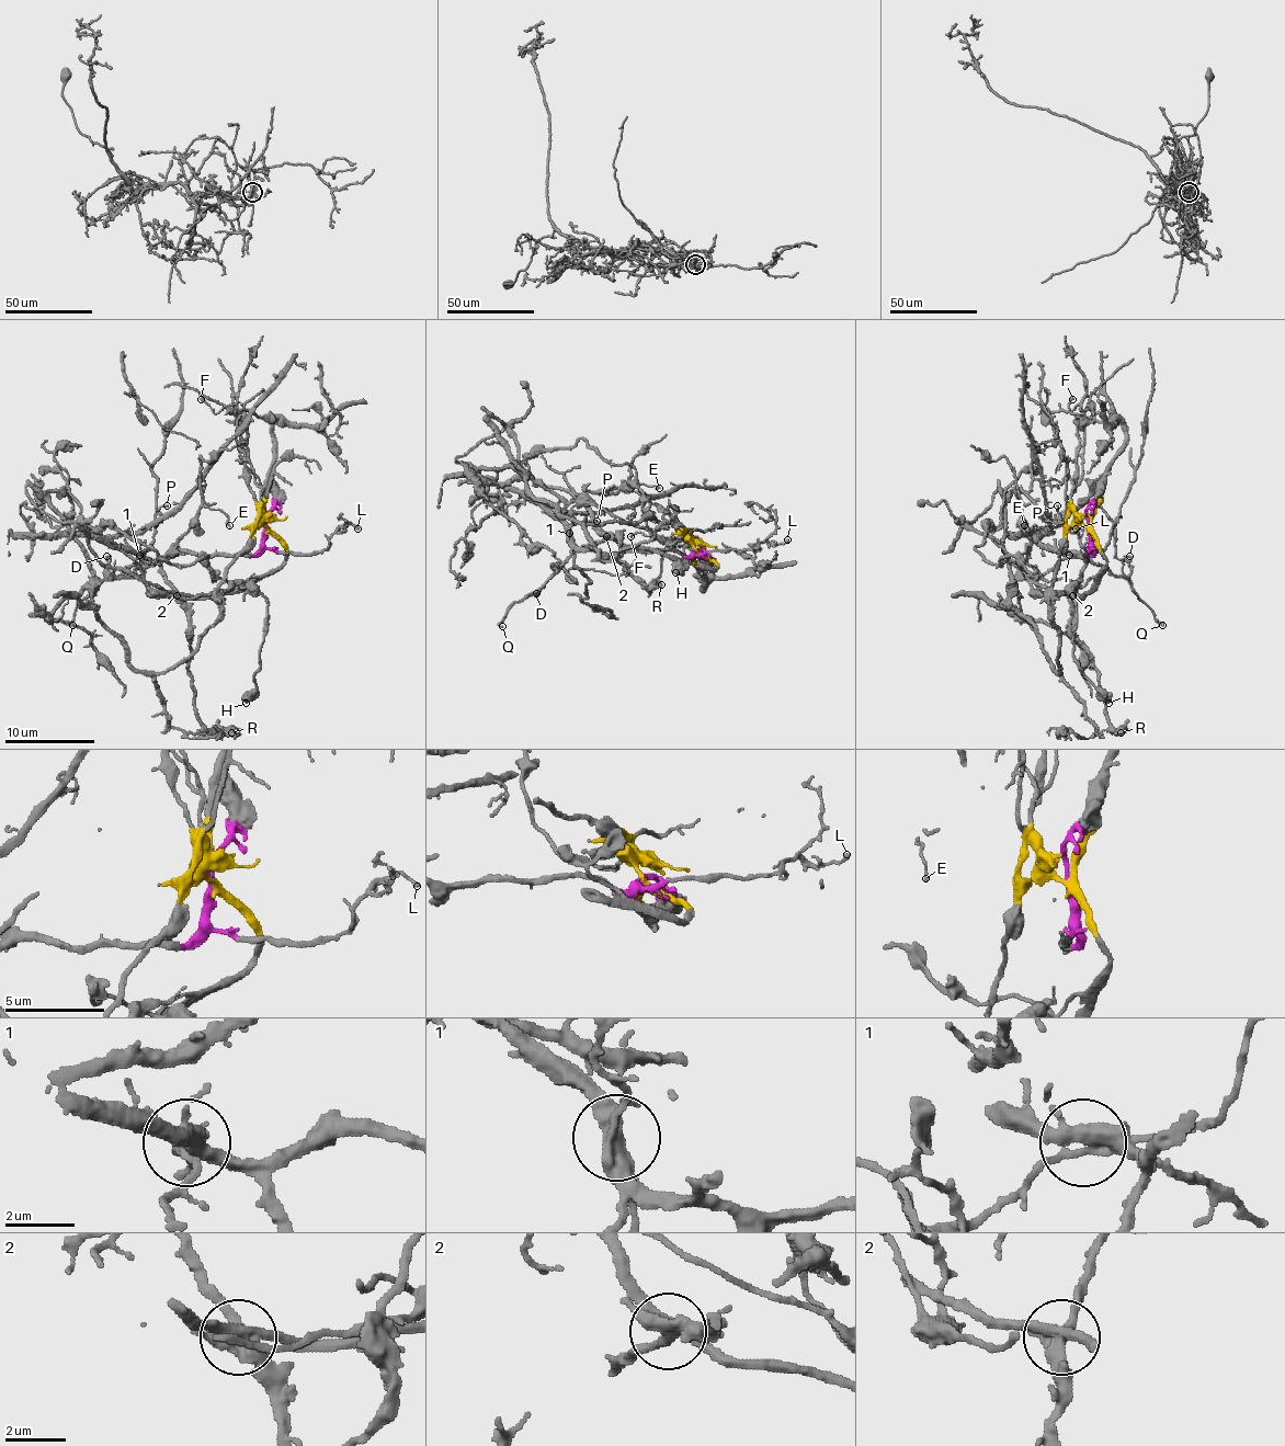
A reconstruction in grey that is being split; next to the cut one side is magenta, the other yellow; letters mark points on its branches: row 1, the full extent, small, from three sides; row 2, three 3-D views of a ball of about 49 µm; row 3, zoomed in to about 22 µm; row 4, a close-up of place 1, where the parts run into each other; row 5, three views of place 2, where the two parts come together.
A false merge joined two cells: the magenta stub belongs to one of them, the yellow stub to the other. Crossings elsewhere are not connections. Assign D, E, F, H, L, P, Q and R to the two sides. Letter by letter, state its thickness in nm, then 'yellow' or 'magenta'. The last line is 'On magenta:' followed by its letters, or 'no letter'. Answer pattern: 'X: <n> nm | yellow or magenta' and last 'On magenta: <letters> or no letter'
D: 100 nm | magenta
E: 120 nm | yellow
F: 140 nm | yellow
H: 650 nm | yellow
L: 170 nm | magenta
P: 120 nm | magenta
Q: 150 nm | magenta
R: 500 nm | magenta
On magenta: D, L, P, Q, R

